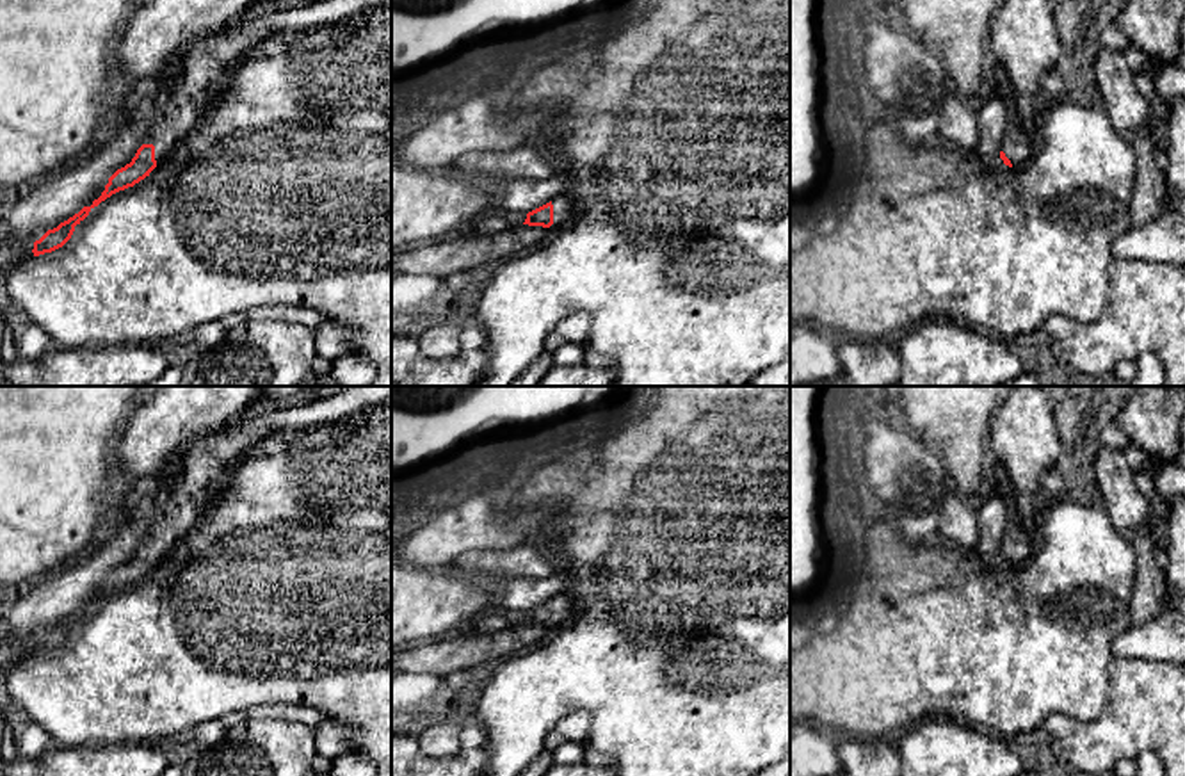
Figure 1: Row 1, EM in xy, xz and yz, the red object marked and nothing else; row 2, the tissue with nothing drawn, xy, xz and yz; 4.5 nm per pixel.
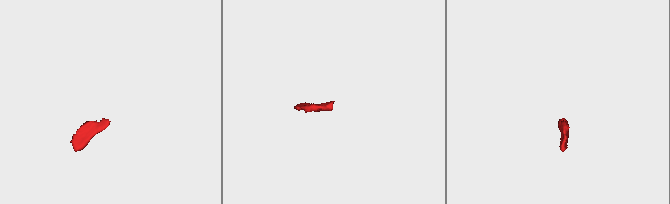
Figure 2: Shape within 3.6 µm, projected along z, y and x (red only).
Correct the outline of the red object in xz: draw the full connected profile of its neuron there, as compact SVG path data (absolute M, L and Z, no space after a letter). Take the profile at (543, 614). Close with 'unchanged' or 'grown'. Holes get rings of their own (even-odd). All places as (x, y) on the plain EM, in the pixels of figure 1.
M559 594L553 600L528 610L528 612L514 616L514 623L523 621L528 625L543 625L550 630L550 628L564 626L571 616L573 616L571 598L568 594Z; grown

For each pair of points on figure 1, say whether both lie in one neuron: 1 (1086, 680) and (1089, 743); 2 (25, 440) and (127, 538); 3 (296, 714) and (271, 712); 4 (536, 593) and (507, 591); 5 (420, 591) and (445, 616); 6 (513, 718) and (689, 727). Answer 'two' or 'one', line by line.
1: two
2: two
3: one
4: one
5: one
6: one

